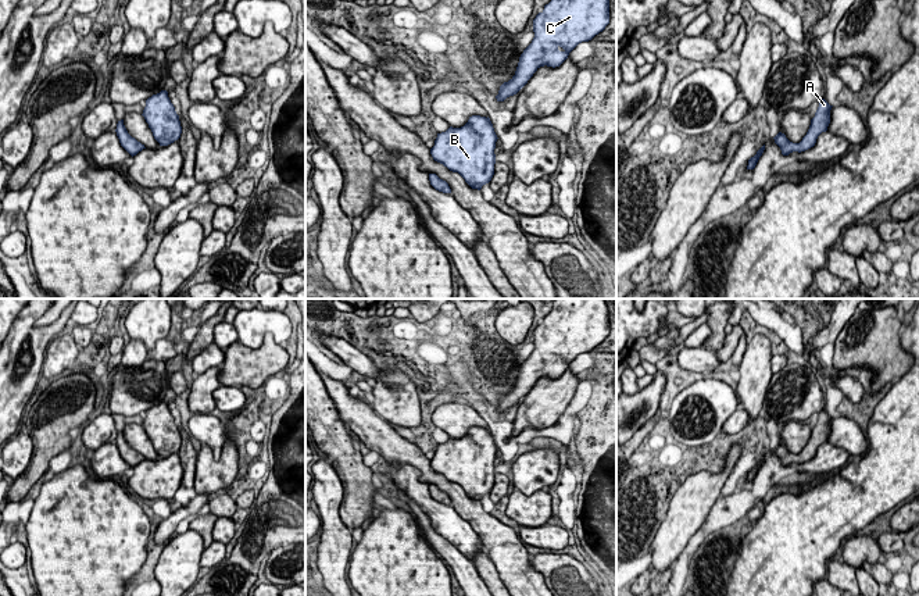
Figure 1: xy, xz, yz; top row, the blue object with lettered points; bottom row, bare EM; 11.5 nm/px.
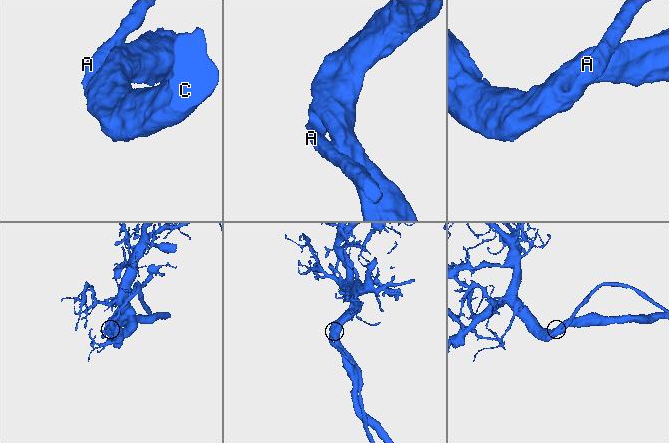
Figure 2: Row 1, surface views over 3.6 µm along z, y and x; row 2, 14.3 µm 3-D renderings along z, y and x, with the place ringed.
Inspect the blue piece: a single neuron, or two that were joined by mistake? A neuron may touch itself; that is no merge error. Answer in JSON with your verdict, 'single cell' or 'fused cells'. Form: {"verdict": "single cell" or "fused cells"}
{"verdict": "single cell"}

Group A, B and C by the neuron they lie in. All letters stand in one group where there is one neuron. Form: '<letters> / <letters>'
A B C

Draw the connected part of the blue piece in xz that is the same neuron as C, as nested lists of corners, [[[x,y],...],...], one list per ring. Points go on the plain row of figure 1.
[[[554,299],[551,313],[533,331],[534,349],[521,365],[515,386],[500,397],[497,413],[516,406],[540,378],[559,378],[579,354],[608,335],[604,299]]]

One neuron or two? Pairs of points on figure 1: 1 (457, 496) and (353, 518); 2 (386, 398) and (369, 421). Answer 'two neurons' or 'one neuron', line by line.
1: two neurons
2: two neurons

